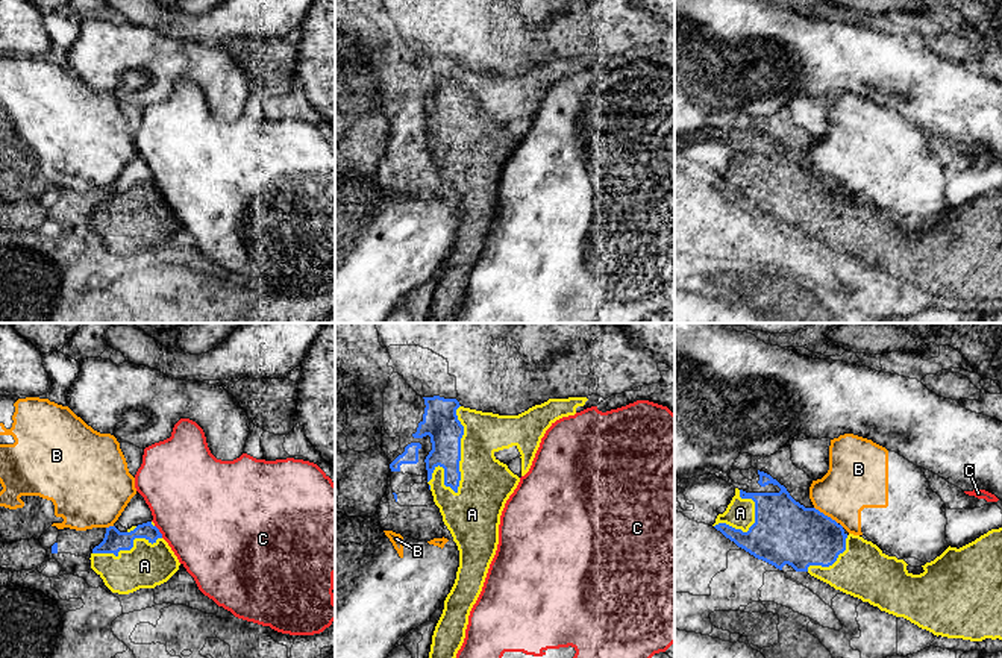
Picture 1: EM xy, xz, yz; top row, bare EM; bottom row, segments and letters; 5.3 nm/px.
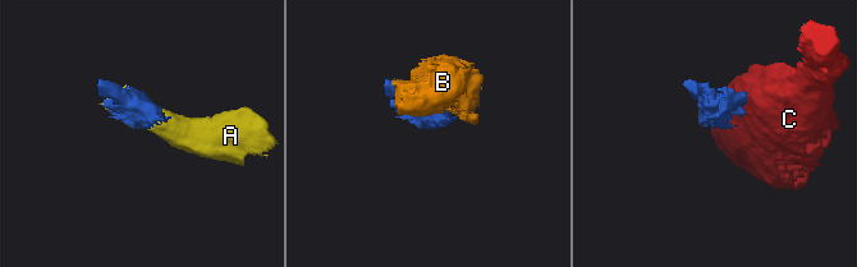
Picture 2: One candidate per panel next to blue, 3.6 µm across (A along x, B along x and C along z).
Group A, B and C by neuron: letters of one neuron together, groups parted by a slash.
A / B / C

